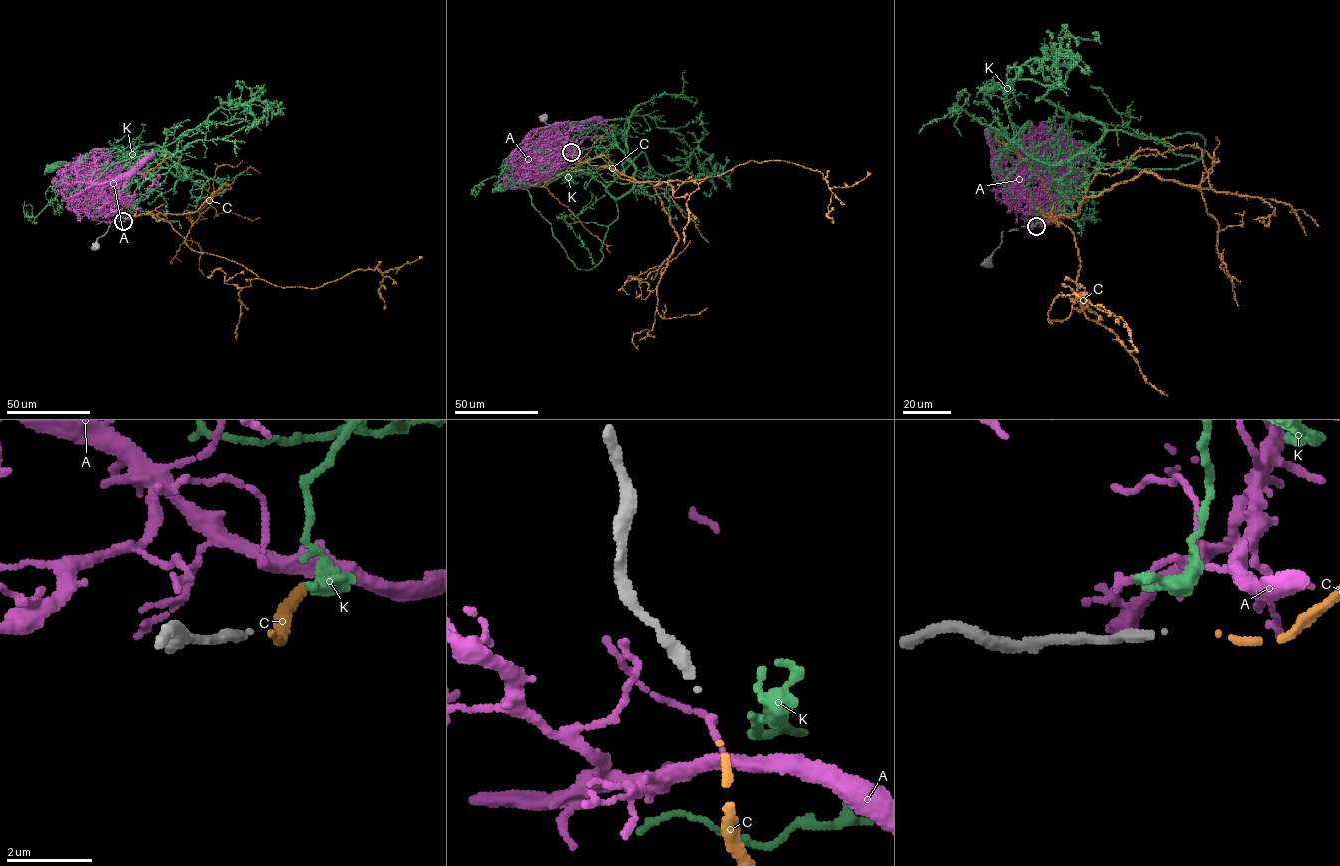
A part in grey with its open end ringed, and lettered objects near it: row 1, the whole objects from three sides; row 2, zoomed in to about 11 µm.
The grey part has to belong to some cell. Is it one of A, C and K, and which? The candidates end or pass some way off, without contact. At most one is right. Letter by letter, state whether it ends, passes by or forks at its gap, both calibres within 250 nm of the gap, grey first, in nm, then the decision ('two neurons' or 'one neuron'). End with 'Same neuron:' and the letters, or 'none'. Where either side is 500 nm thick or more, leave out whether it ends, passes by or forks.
A: it passes by | 180/130 nm | two neurons
C: it ends | 180/110 nm | one neuron
K: it passes by | 180/320 nm | two neurons
Same neuron: C

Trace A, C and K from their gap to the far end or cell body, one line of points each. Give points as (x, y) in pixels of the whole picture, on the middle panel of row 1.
A: (571, 153), (560, 155), (573, 123), (537, 128), (511, 154), (511, 167), (504, 173), (502, 186)
C: (572, 154), (635, 182), (714, 177), (750, 160), (798, 164), (822, 173), (832, 223)
K: (573, 152), (615, 146), (635, 167), (592, 268), (567, 256), (528, 191), (502, 187)

